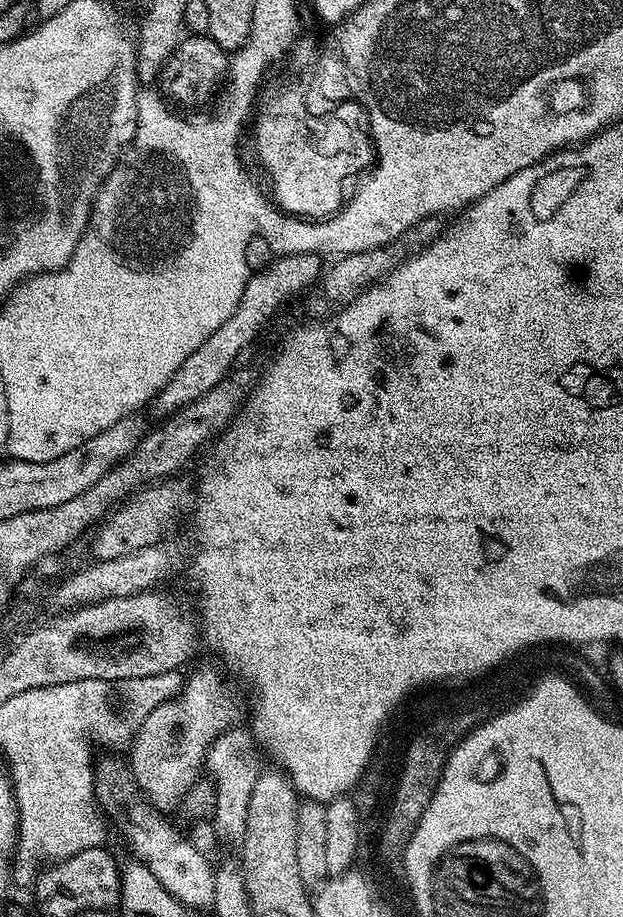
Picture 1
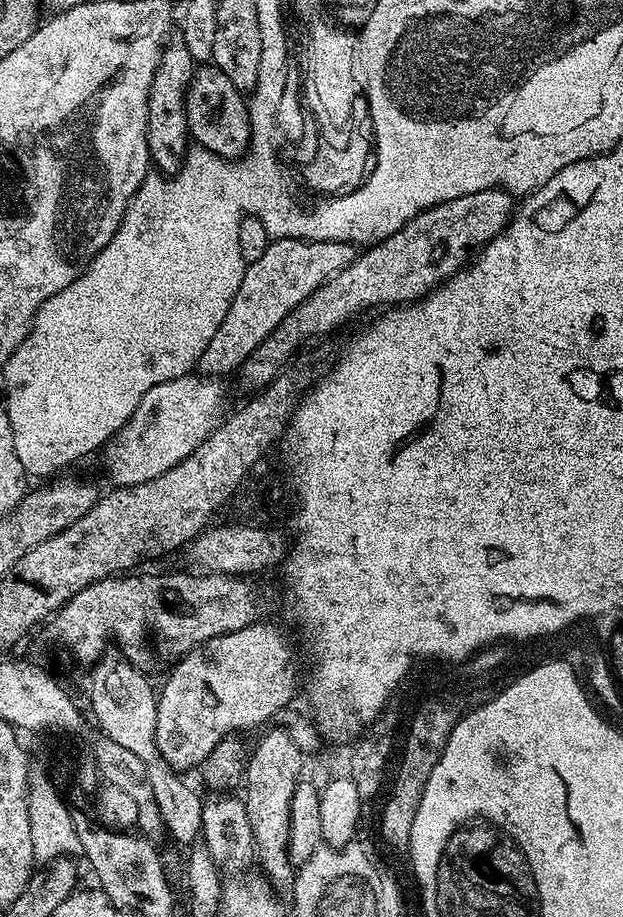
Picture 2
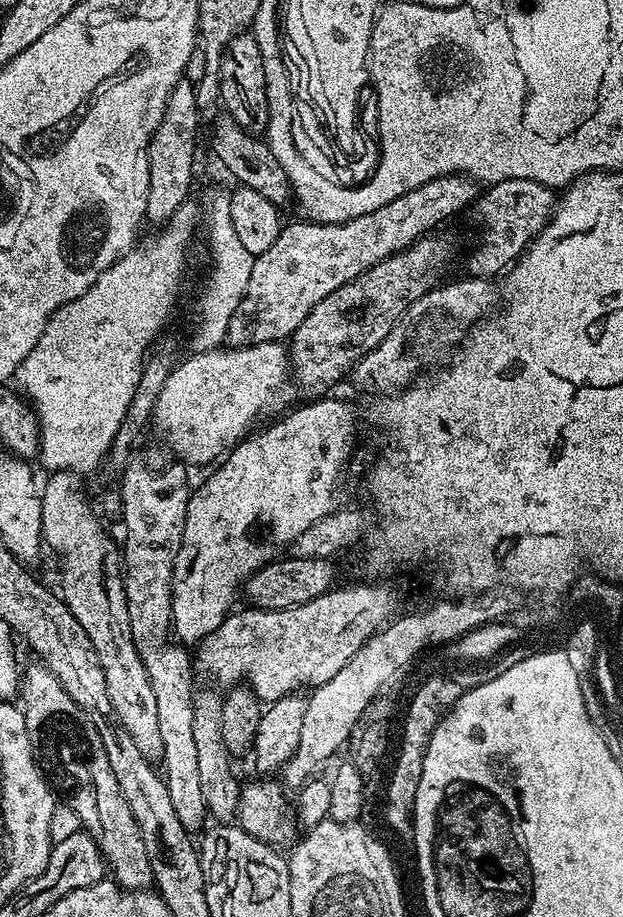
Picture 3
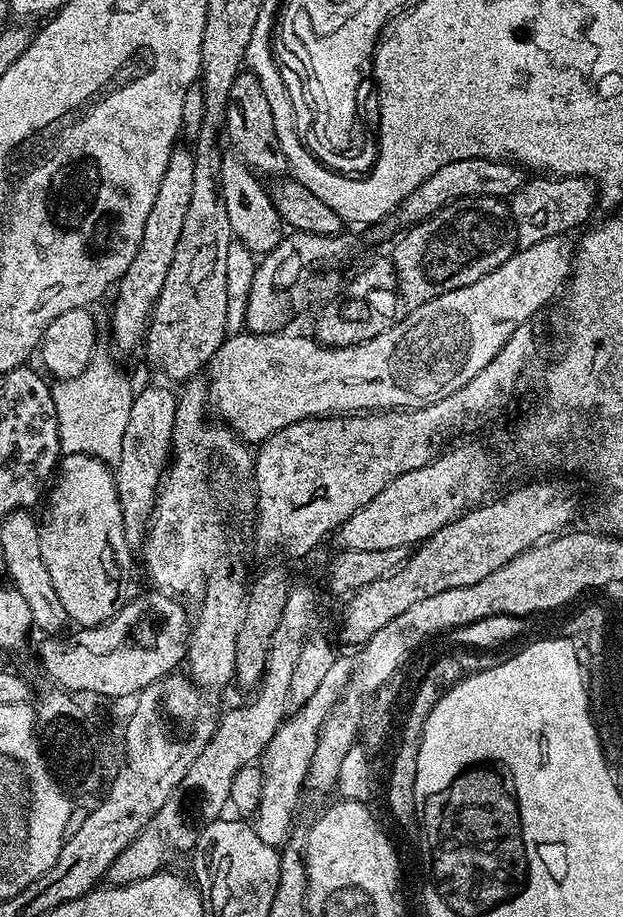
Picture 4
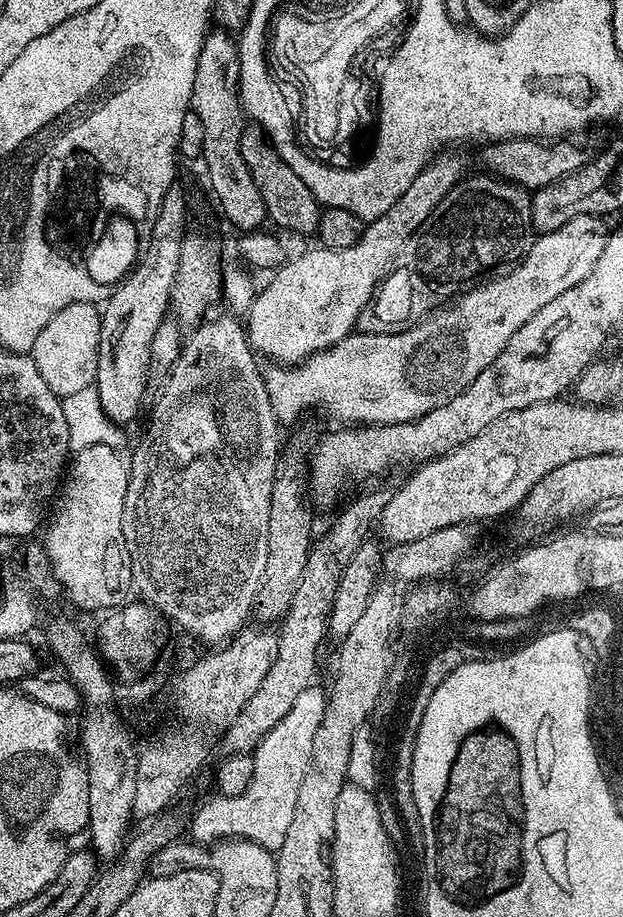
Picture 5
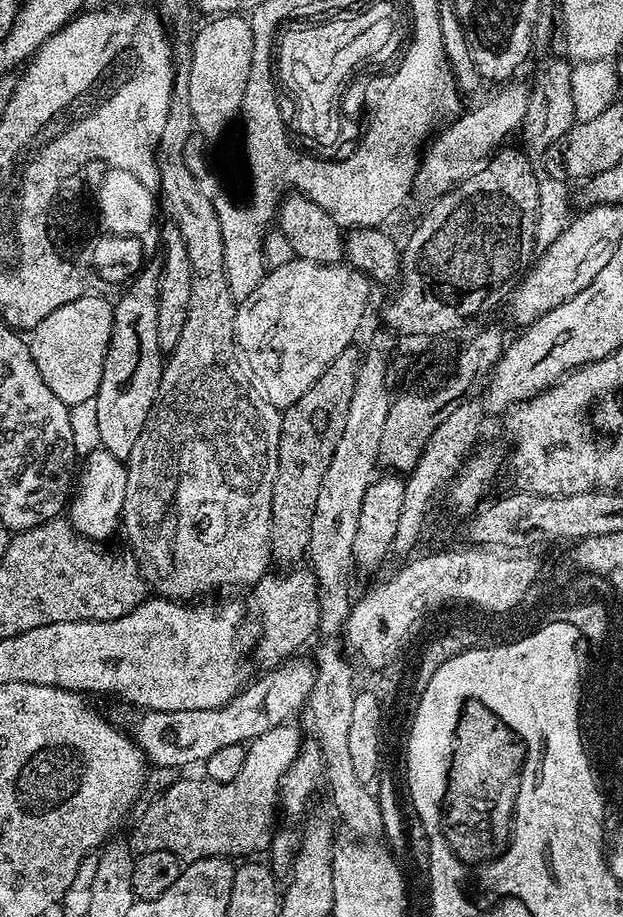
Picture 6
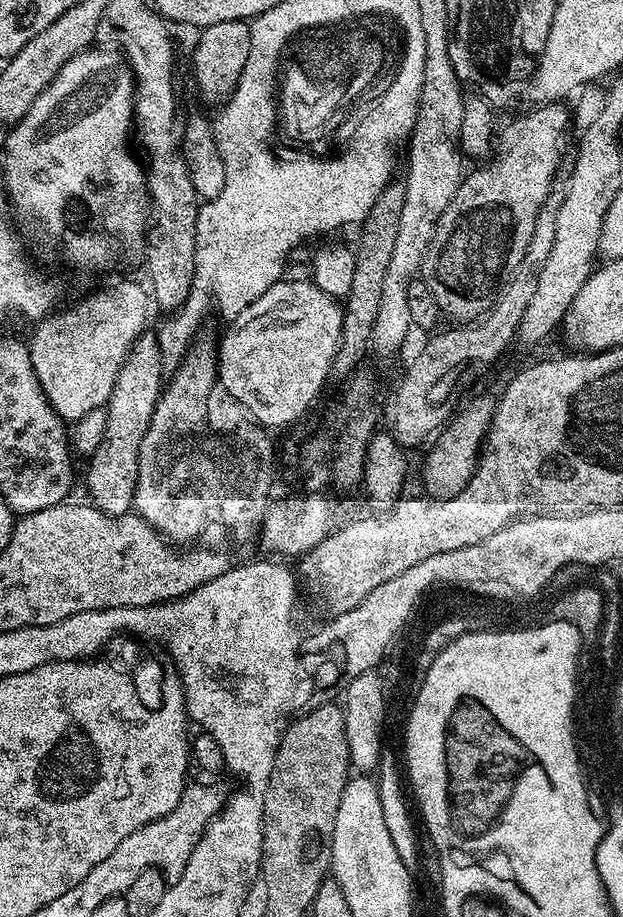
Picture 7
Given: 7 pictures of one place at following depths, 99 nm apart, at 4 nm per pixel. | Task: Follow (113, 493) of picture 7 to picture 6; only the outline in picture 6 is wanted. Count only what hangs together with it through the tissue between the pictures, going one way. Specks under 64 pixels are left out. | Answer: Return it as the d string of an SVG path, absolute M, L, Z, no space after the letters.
M145 263L135 279L119 293L120 301L115 301L112 310L112 333L95 402L100 448L123 462L127 461L130 450L134 450L134 442L138 442L138 434L142 434L146 426L166 363L165 353L158 346L159 281L160 264Z

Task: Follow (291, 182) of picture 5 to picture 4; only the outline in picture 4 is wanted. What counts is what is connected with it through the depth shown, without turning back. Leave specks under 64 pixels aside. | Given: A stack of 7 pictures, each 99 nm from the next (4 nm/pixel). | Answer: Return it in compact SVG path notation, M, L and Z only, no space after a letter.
M244 70L234 78L230 86L228 109L225 114L226 136L232 139L235 155L243 160L253 172L268 178L280 178L289 171L288 159L278 142L278 130L274 130L277 113L274 104L266 102L260 80L251 71Z

